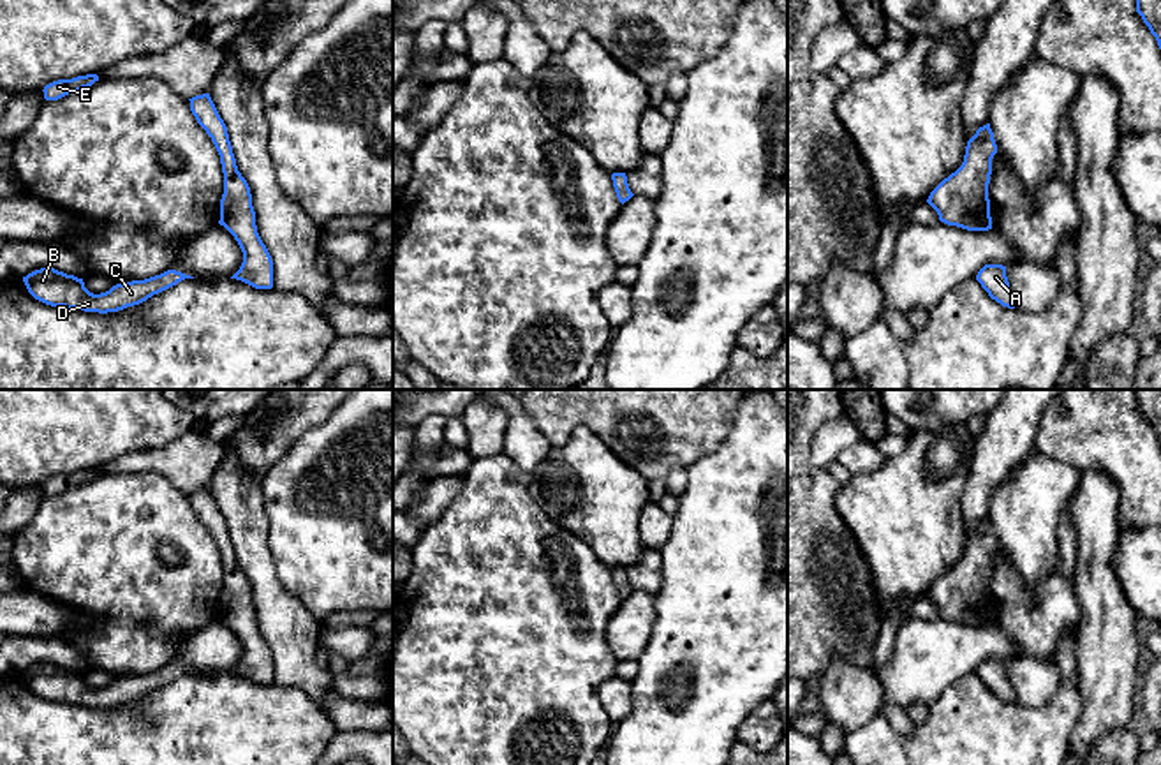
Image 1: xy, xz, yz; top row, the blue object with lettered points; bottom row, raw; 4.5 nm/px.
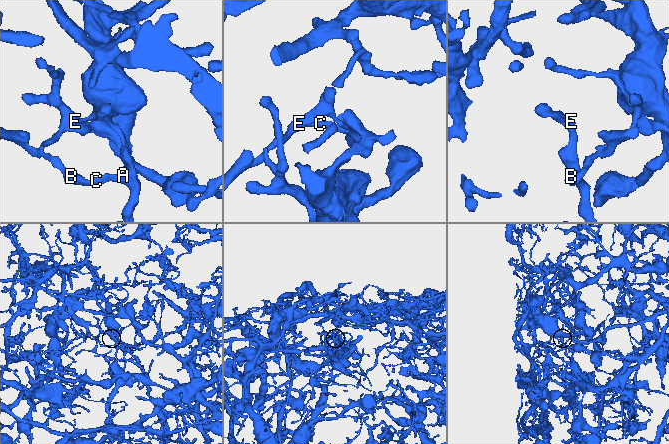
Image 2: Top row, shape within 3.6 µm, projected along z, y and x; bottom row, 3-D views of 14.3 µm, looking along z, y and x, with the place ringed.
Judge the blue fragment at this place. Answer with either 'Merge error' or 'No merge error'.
Merge error

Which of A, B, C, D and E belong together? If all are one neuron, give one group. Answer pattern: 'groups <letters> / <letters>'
groups A B C D / E

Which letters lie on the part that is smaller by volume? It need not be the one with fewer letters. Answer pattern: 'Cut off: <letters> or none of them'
Cut off: E

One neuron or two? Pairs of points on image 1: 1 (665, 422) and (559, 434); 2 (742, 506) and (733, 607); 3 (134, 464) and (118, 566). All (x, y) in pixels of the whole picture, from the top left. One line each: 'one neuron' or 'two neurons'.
1: one neuron
2: one neuron
3: two neurons

